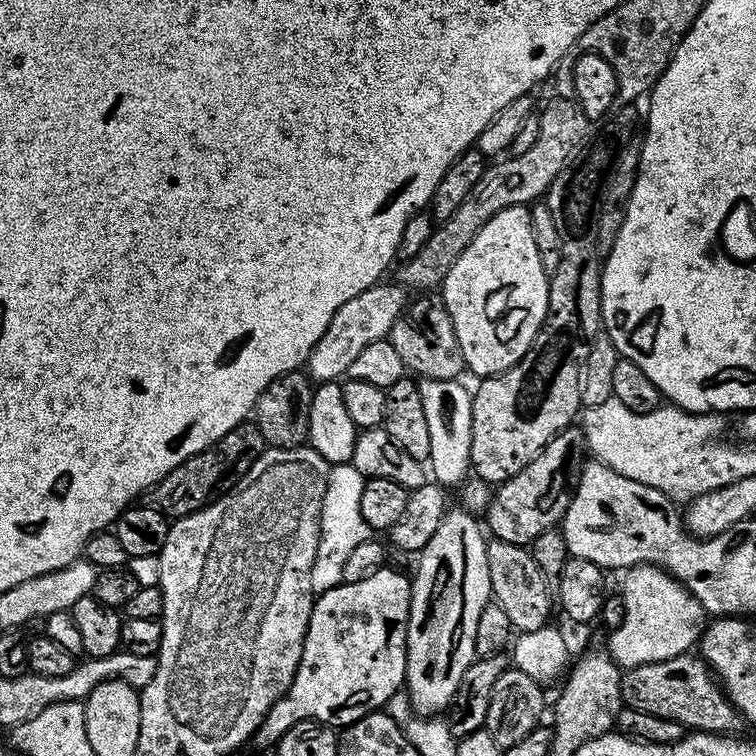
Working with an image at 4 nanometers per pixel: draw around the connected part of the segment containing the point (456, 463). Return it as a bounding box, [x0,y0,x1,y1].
[419,379,472,486]

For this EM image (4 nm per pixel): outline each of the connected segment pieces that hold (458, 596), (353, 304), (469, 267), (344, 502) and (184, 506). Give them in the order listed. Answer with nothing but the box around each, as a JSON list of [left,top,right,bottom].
[[404,511,492,718],[306,282,406,382],[442,205,549,378],[310,462,370,594],[151,422,265,518]]

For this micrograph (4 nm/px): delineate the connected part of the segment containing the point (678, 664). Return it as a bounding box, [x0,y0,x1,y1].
[620,654,745,734]

